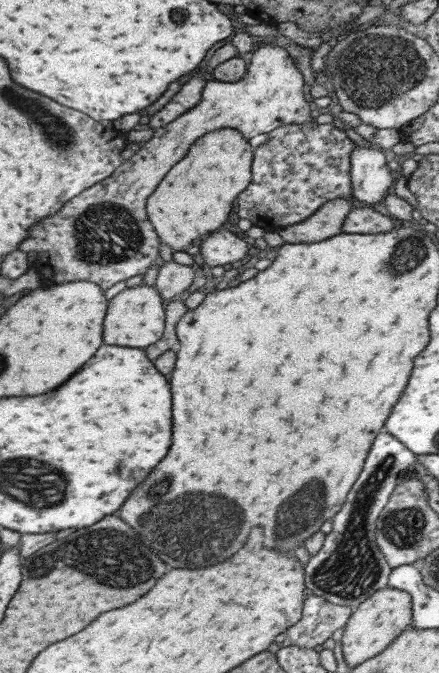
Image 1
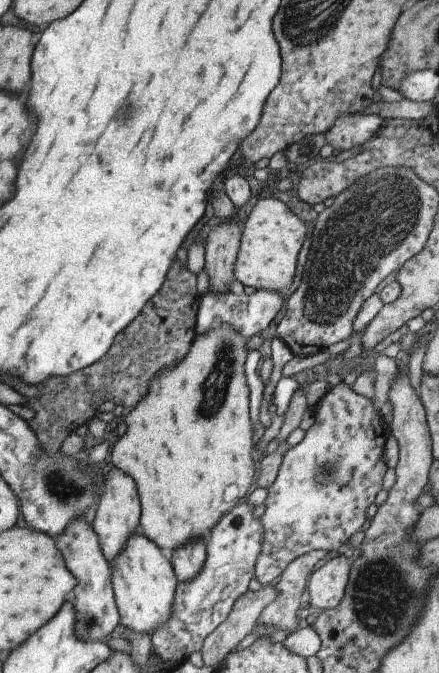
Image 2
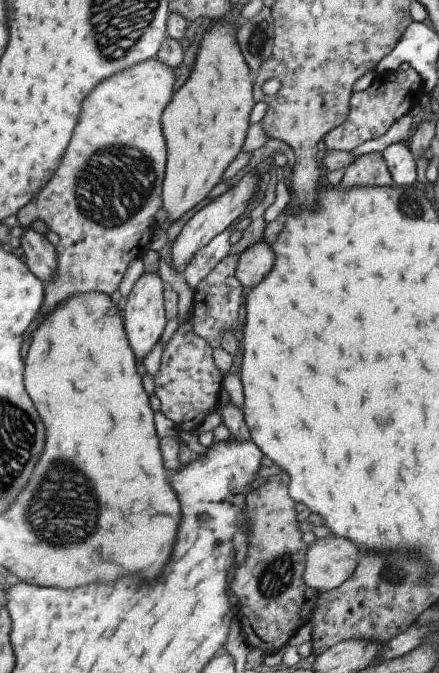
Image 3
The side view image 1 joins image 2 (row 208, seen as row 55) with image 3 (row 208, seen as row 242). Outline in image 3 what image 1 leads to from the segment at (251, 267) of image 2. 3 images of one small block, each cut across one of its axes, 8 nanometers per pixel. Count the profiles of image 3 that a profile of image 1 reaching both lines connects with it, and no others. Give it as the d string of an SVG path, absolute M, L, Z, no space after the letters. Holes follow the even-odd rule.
M148 60L108 76L100 86L88 94L80 110L80 124L74 130L70 146L65 150L60 166L50 177L36 197L22 207L17 219L29 226L34 220L42 220L52 232L59 236L57 248L57 270L53 279L44 283L44 308L32 320L23 334L26 340L52 306L59 305L75 294L101 292L111 295L118 290L128 263L137 254L147 250L153 227L156 226L154 214L163 206L163 180L167 165L167 150L161 116L166 104L174 94L174 72L160 60Z

